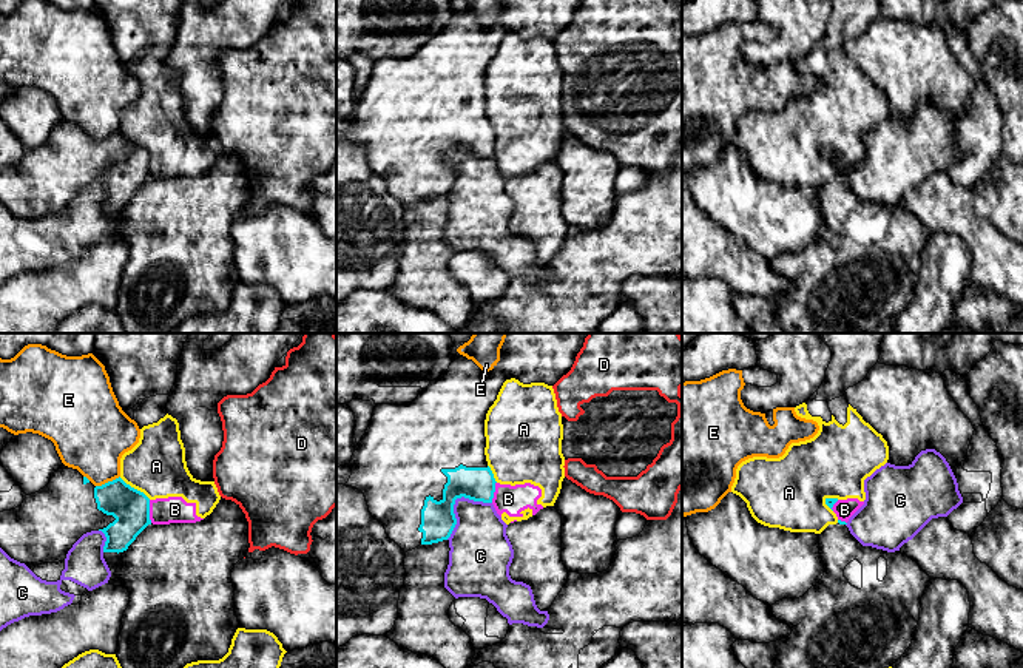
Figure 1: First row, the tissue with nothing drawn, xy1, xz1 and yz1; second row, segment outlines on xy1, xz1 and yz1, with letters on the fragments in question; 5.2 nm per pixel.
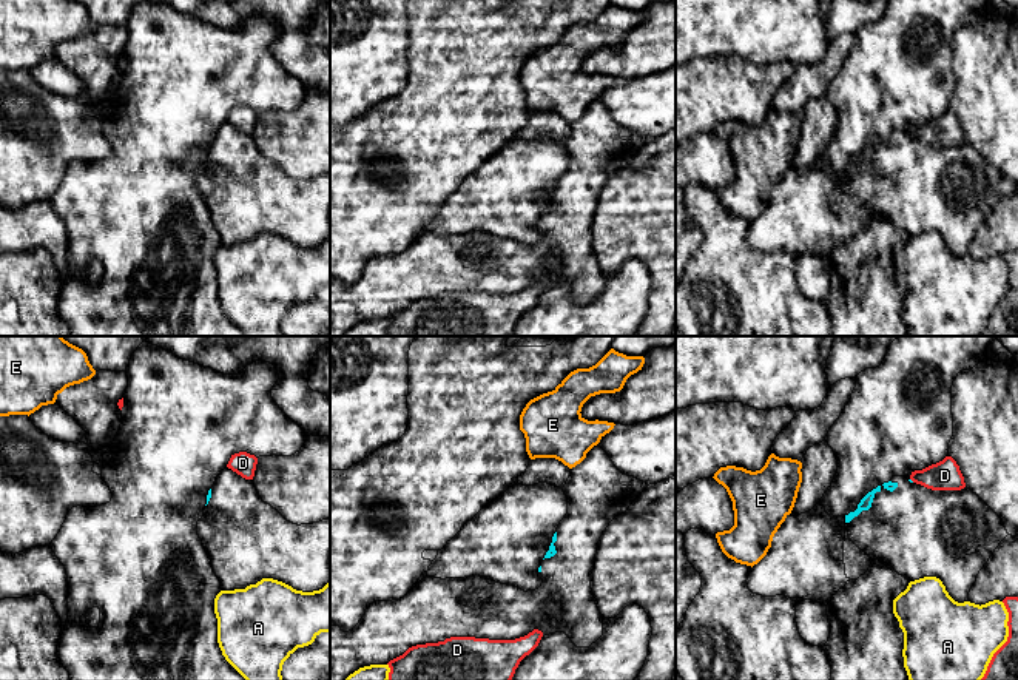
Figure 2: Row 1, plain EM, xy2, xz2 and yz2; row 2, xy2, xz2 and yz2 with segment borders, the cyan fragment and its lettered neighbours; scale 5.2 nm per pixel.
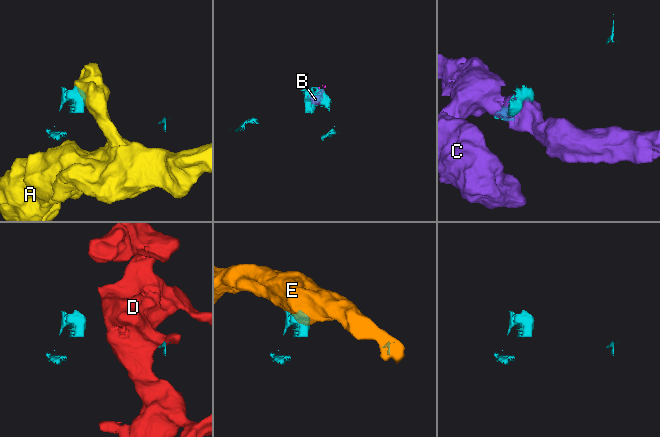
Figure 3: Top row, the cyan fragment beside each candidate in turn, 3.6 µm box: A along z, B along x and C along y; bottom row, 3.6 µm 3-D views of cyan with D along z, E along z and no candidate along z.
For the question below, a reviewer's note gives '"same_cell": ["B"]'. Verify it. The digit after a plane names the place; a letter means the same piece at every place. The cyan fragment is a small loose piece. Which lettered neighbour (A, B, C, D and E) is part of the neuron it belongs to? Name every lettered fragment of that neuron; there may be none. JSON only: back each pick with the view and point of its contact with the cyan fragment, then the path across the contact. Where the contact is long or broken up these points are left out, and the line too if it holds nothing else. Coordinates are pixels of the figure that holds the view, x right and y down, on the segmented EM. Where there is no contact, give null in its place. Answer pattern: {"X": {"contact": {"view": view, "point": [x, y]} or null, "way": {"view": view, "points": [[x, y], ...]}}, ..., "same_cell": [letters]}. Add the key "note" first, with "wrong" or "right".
{"note": "wrong", "same_cell": []}

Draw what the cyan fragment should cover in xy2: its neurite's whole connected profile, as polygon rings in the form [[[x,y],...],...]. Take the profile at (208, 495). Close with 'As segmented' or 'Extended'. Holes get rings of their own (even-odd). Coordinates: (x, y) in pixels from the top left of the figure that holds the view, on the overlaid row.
[[[228,467],[208,490],[197,535],[222,591],[262,578],[302,592],[330,583],[330,518],[293,524],[262,501],[251,480]]]. Extended

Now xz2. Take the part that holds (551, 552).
[[[598,444],[594,446],[586,458],[571,469],[563,487],[568,513],[538,567],[543,580],[538,589],[524,592],[501,583],[489,584],[487,578],[480,575],[446,580],[426,577],[399,600],[372,603],[352,631],[330,626],[330,680],[346,680],[359,668],[387,665],[412,646],[450,637],[515,640],[538,629],[543,637],[565,632],[577,648],[589,648],[603,635],[603,615],[591,589],[600,537],[646,487],[646,483],[623,475],[608,453]]]. Extended

